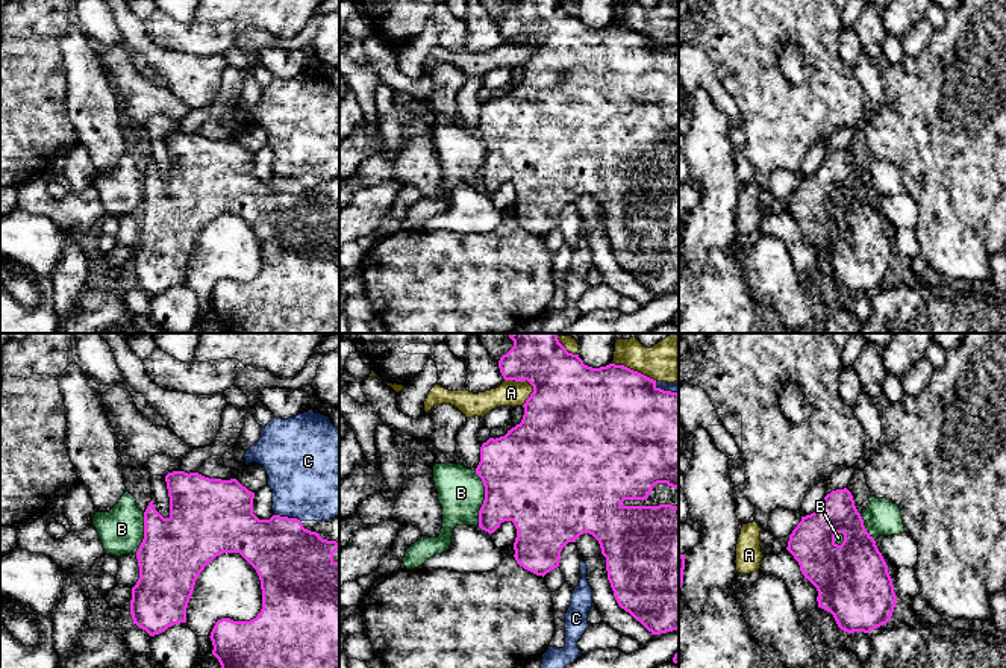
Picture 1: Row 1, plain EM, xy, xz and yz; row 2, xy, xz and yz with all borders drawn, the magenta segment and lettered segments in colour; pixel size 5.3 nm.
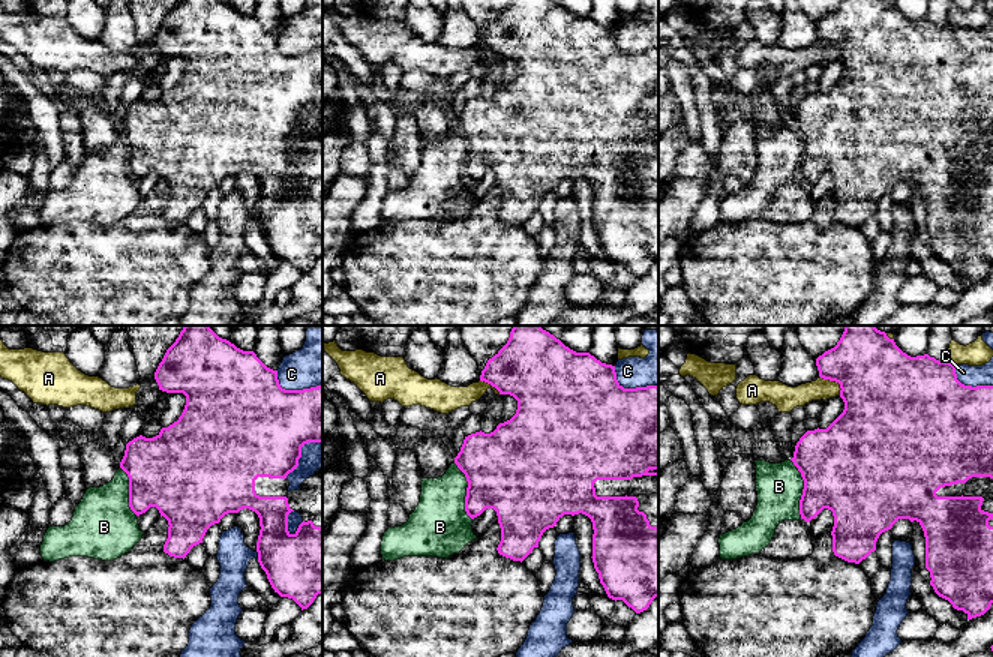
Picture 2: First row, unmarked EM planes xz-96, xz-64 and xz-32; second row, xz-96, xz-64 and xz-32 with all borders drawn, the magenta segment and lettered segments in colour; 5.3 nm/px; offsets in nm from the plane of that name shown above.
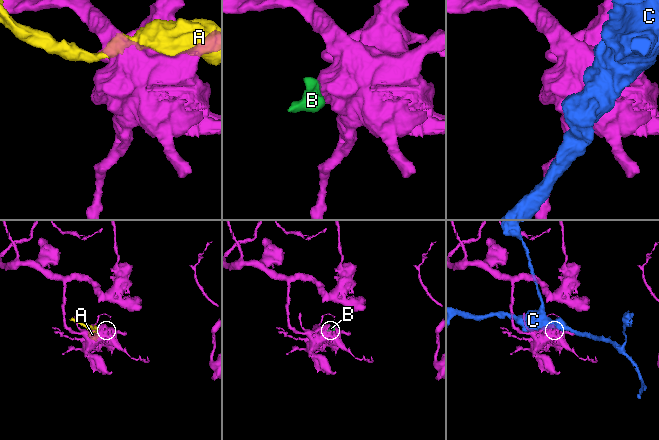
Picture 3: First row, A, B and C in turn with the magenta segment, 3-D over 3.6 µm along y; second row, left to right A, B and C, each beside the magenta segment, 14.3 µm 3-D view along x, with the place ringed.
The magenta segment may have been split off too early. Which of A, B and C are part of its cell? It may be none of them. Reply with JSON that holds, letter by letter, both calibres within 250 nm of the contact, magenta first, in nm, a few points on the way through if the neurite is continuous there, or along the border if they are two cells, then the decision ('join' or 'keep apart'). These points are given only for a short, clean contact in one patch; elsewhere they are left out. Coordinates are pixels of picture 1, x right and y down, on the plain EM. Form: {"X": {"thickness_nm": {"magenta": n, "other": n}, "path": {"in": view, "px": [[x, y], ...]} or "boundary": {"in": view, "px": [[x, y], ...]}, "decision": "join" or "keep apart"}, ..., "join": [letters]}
{"A": {"thickness_nm": {"magenta": 420, "other": 140}, "decision": "keep apart"}, "B": {"thickness_nm": {"magenta": 480, "other": 260}, "boundary": {"in": "xz", "px": [[474, 132], [484, 147], [479, 185]]}, "decision": "keep apart"}, "C": {"thickness_nm": {"magenta": 380, "other": 460}, "decision": "keep apart"}, "join": []}

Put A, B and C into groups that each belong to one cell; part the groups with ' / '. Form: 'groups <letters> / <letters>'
groups A / B / C

